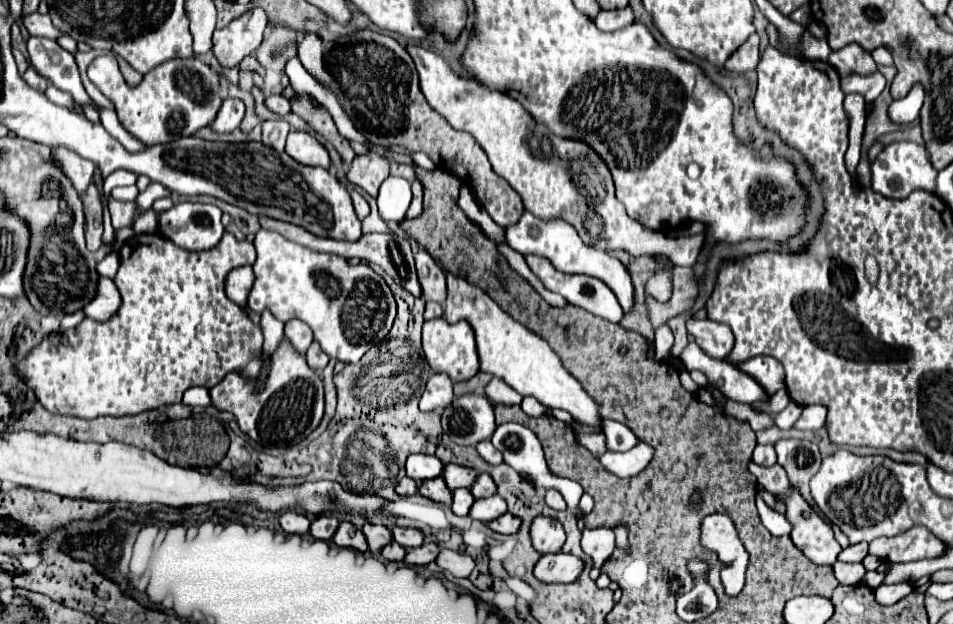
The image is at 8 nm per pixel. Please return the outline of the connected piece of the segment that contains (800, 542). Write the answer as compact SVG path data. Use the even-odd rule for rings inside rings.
M797 490L785 500L787 518L793 524L793 544L815 564L831 564L841 552L839 542L833 538L831 526L801 498Z

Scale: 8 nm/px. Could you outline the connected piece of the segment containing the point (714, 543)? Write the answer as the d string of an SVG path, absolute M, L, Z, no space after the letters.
M709 514L701 522L701 546L709 552L715 552L723 564L728 564L728 571L721 571L720 578L729 596L736 596L741 592L745 583L745 573L749 562L749 555L738 537L735 524L725 514Z

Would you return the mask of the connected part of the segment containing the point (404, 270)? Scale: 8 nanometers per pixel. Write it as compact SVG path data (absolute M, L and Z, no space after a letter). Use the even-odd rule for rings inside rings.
M259 216L259 224L261 228L265 230L273 230L273 232L279 232L281 236L285 236L287 240L291 242L297 242L301 246L307 246L315 252L331 252L331 254L339 254L343 258L361 258L361 260L367 260L367 262L375 262L379 264L395 282L399 282L405 290L409 290L413 296L421 298L423 296L423 290L419 286L419 280L417 280L417 270L415 270L415 262L413 262L413 252L411 252L411 246L407 242L407 238L403 236L393 236L393 234L363 234L359 240L355 242L347 242L347 240L333 240L333 238L321 238L321 236L315 236L295 224L289 224L289 222L281 222L281 220L275 220L275 218L267 218L267 216Z

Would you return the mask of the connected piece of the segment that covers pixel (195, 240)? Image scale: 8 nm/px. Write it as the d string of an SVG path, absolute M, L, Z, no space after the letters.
M179 202L159 214L161 234L189 252L203 252L219 244L223 236L221 210L213 204Z

